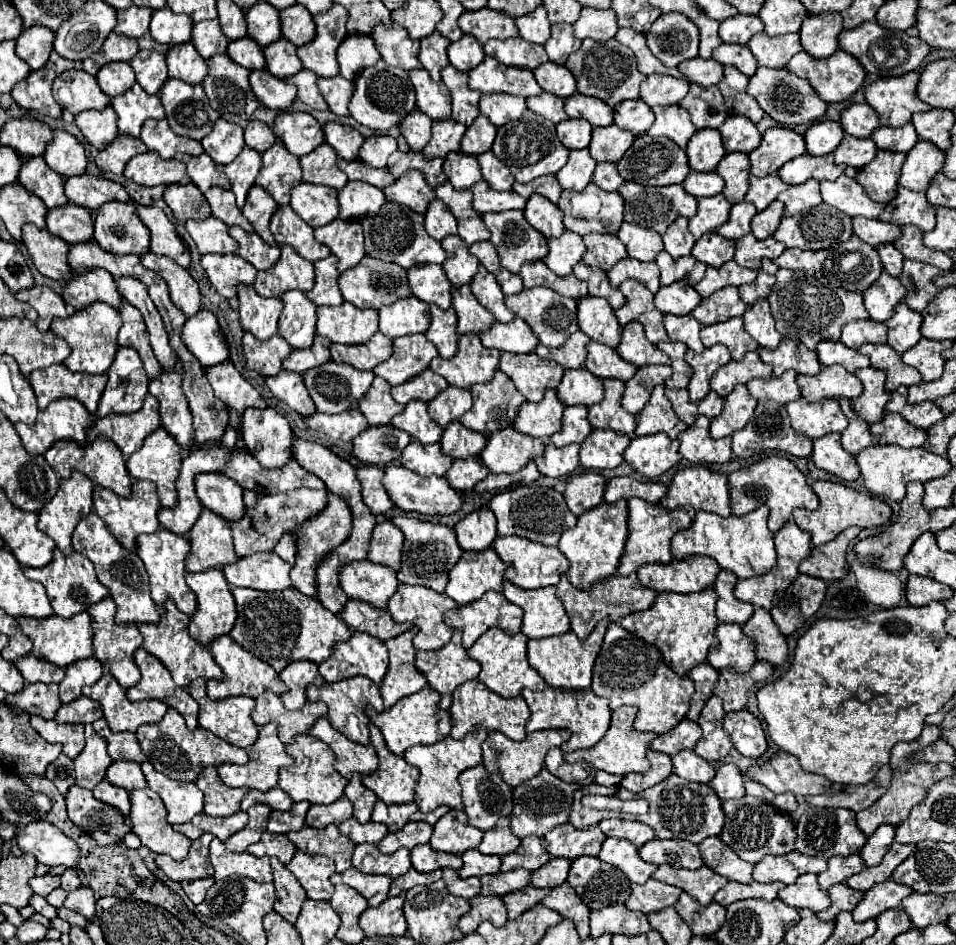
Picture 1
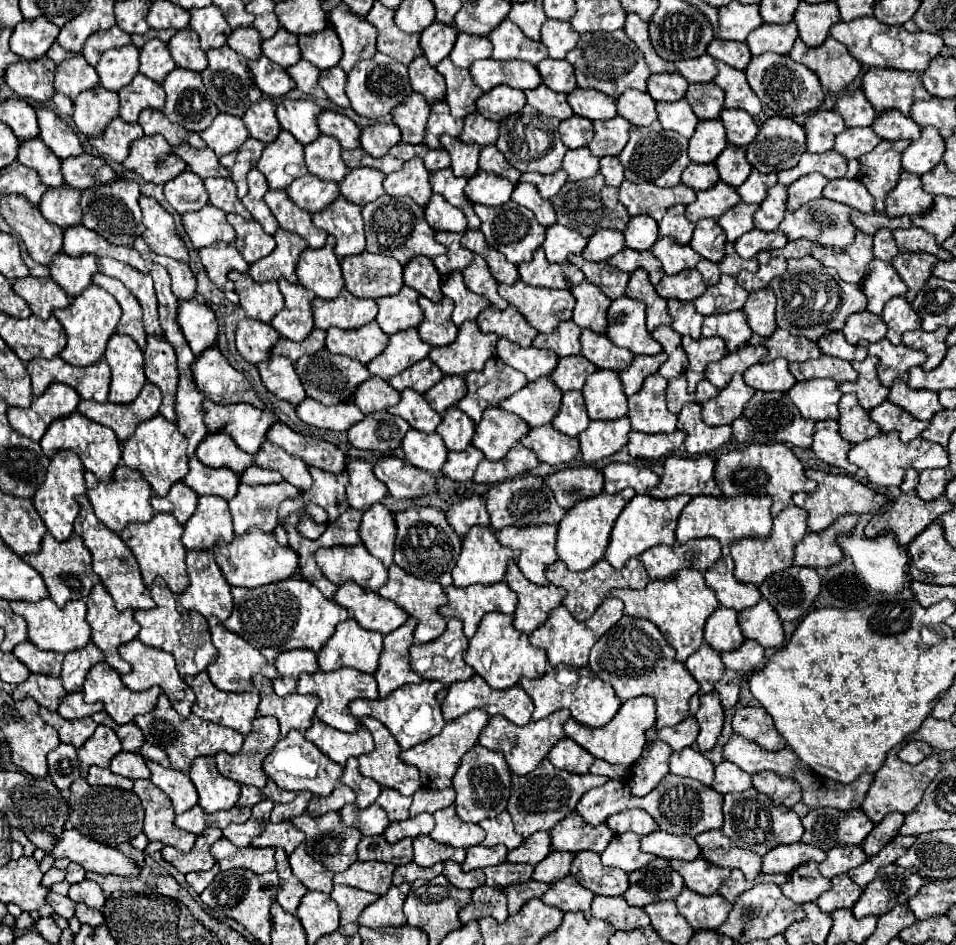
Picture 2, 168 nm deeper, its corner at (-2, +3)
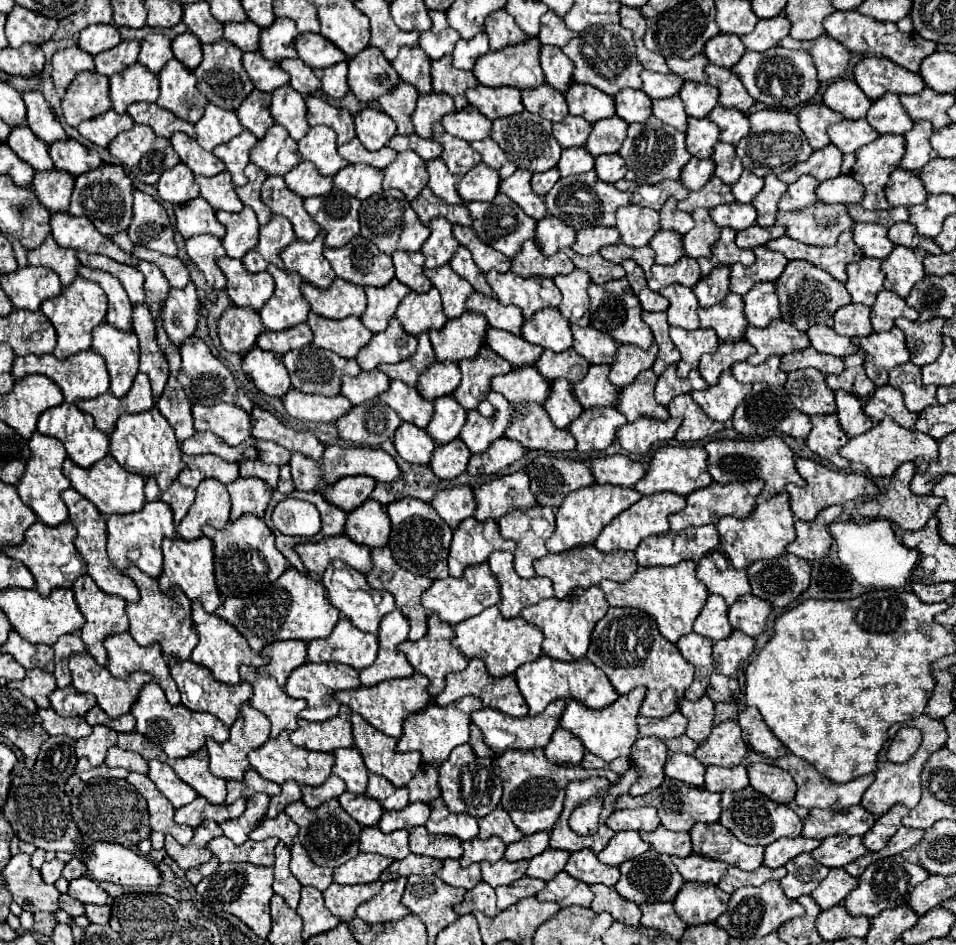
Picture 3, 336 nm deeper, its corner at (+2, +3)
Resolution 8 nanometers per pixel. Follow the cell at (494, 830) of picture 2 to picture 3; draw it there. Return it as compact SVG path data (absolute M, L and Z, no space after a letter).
M496 808L492 810L488 816L480 818L478 820L478 826L480 826L480 840L488 840L492 836L498 836L504 840L504 844L512 844L512 842L518 842L524 834L512 824L510 816L506 810L502 808Z

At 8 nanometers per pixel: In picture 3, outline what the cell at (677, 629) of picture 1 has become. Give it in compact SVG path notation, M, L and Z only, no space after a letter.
M680 562L676 566L654 566L654 568L640 568L628 582L612 582L602 580L600 588L606 594L610 606L624 606L624 608L638 608L650 614L660 634L676 644L682 636L692 632L692 624L704 608L704 600L708 598L706 586L696 578L696 564L694 562Z

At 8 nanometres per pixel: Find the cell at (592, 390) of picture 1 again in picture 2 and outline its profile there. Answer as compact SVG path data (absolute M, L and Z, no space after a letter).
M578 354L568 358L558 358L558 366L552 370L550 376L562 392L568 392L568 390L582 390L586 376L592 372L596 372L596 366L590 360L586 360L582 354Z

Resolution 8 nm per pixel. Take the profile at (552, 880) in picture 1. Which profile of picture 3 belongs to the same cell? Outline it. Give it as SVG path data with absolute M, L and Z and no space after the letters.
M548 848L546 852L542 852L540 856L534 856L530 860L530 866L528 866L526 874L532 876L532 878L540 878L540 880L548 882L548 880L556 878L558 872L564 870L568 858L570 858L570 852Z

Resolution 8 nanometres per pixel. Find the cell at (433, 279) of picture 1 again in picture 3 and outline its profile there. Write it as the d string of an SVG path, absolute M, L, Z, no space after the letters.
M394 252L392 254L394 268L396 268L396 278L406 284L414 292L428 292L432 288L430 280L424 276L424 256L422 252Z

